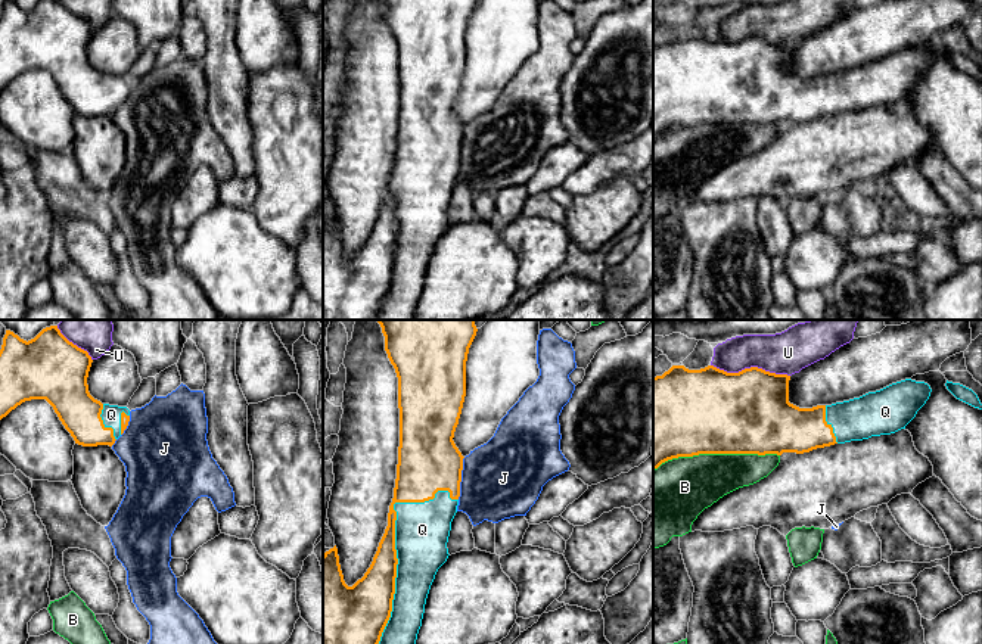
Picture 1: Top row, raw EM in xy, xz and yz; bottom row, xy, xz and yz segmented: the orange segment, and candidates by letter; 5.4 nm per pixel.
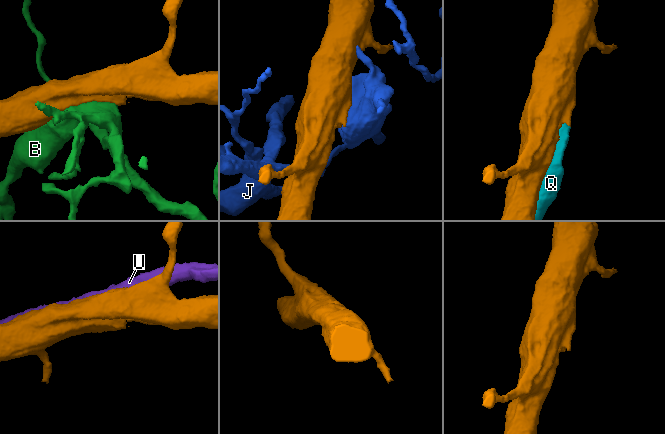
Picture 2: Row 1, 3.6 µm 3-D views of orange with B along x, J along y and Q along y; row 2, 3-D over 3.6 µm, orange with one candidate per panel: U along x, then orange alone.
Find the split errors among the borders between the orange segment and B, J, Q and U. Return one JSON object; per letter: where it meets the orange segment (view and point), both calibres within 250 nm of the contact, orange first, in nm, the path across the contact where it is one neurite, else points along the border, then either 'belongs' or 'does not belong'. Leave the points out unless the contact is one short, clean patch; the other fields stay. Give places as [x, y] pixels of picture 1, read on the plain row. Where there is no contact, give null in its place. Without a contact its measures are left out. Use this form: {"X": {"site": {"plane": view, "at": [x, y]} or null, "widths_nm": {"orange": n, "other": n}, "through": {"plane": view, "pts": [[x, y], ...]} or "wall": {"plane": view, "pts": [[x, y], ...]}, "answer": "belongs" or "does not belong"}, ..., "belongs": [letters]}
{"B": {"site": {"plane": "yz", "at": [715, 123]}, "widths_nm": {"orange": 460, "other": 320}, "answer": "does not belong"}, "J": {"site": {"plane": "xz", "at": [460, 148]}, "widths_nm": {"orange": 340, "other": 420}, "answer": "does not belong"}, "Q": {"site": {"plane": "xz", "at": [395, 220]}, "widths_nm": {"orange": 200, "other": 300}, "answer": "belongs"}, "U": {"site": {"plane": "yz", "at": [751, 37]}, "widths_nm": {"orange": 440, "other": 240}, "answer": "does not belong"}, "belongs": ["Q"]}

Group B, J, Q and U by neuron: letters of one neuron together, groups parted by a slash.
B / J / Q / U

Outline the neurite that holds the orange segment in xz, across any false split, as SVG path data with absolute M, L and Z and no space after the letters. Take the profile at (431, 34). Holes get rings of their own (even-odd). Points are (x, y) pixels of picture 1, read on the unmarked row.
M382 0L398 47L400 116L394 168L373 231L352 256L344 251L336 215L323 224L323 320L416 320L431 255L450 225L447 212L457 183L464 128L453 108L466 66L466 31L476 1Z

